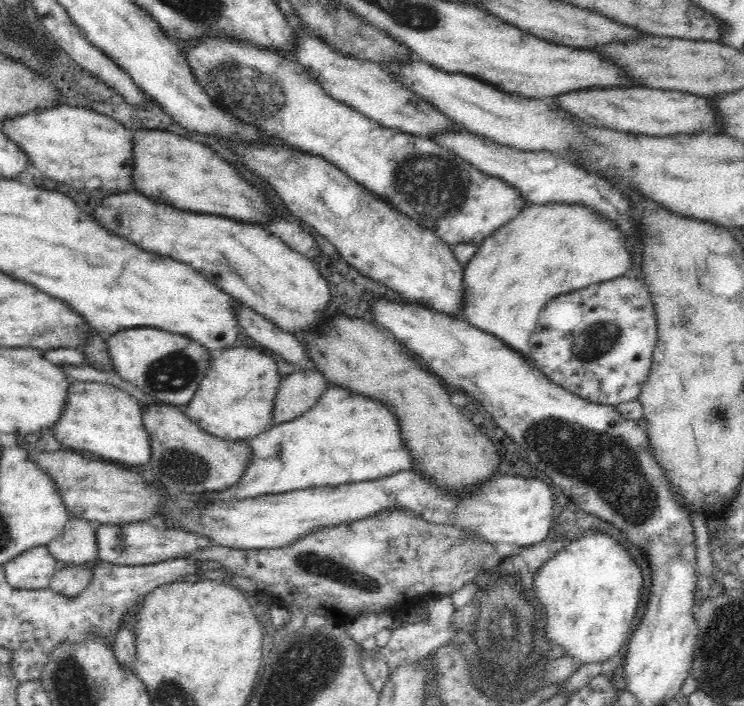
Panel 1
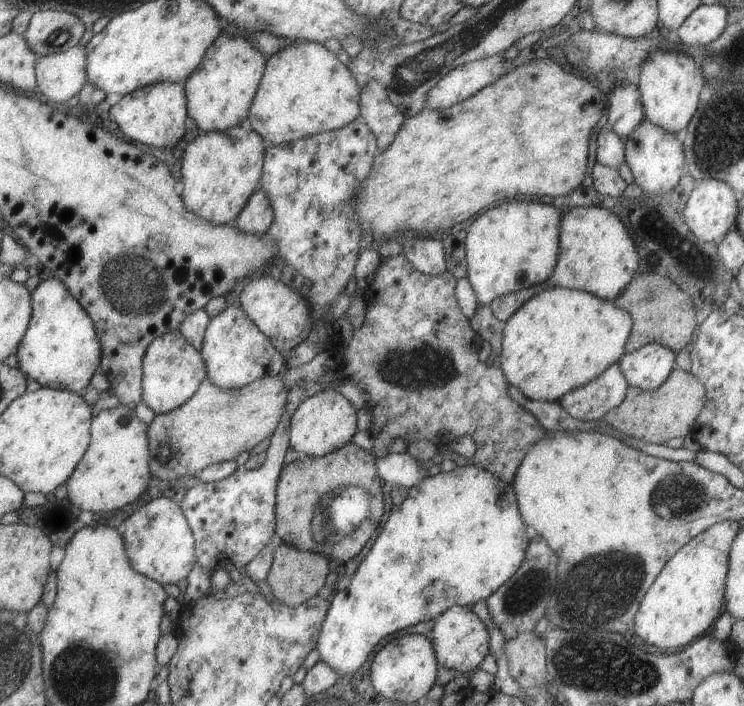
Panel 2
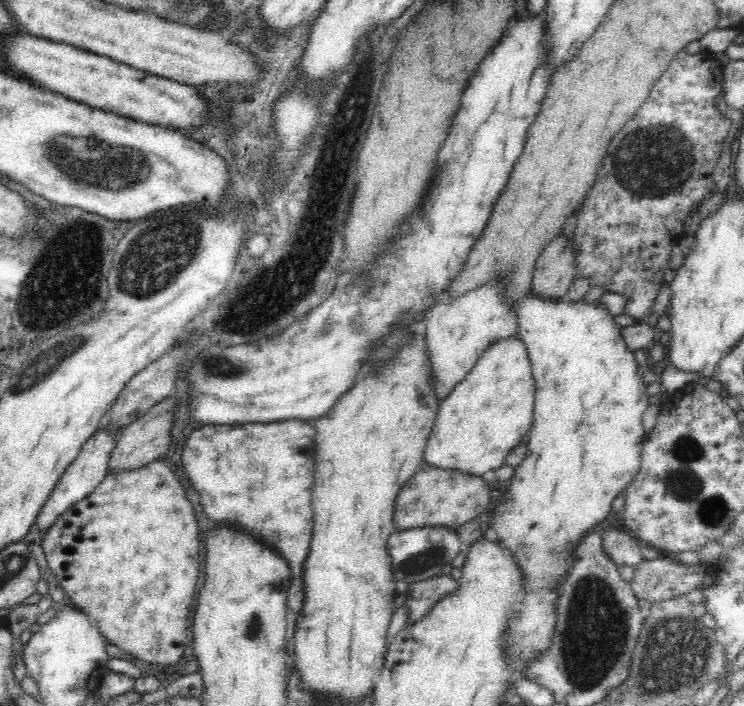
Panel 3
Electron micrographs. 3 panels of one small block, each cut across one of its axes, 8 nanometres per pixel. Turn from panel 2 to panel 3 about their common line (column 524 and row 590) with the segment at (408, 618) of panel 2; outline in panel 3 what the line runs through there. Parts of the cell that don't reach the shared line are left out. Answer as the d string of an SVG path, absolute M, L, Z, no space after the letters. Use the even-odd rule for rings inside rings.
M530 290L522 300L519 301L516 308L516 320L518 325L517 336L520 337L526 348L528 349L529 359L531 362L532 374L535 380L536 392L534 399L533 421L530 427L529 436L527 438L526 458L519 467L515 468L513 477L511 478L508 493L505 495L504 502L496 508L490 526L496 530L497 538L508 550L512 551L515 561L519 564L520 570L526 579L525 591L519 602L519 613L509 620L507 624L506 645L508 645L508 665L516 670L516 680L524 679L523 671L527 668L529 661L535 658L537 653L548 651L549 645L552 645L552 628L556 622L556 591L560 580L564 580L564 572L568 570L568 560L570 560L570 550L574 548L574 544L580 542L580 536L584 536L588 530L596 528L611 511L612 500L620 490L625 490L626 486L632 482L632 478L636 476L638 468L640 468L640 454L642 452L642 443L646 435L644 427L642 427L642 414L648 406L649 394L646 392L646 384L642 381L642 374L639 372L639 366L634 358L634 351L628 348L626 341L621 333L621 326L614 320L607 311L606 305L602 305L600 300L586 303L584 298L578 302L566 301L560 299L552 300L550 297L540 297L534 291Z

